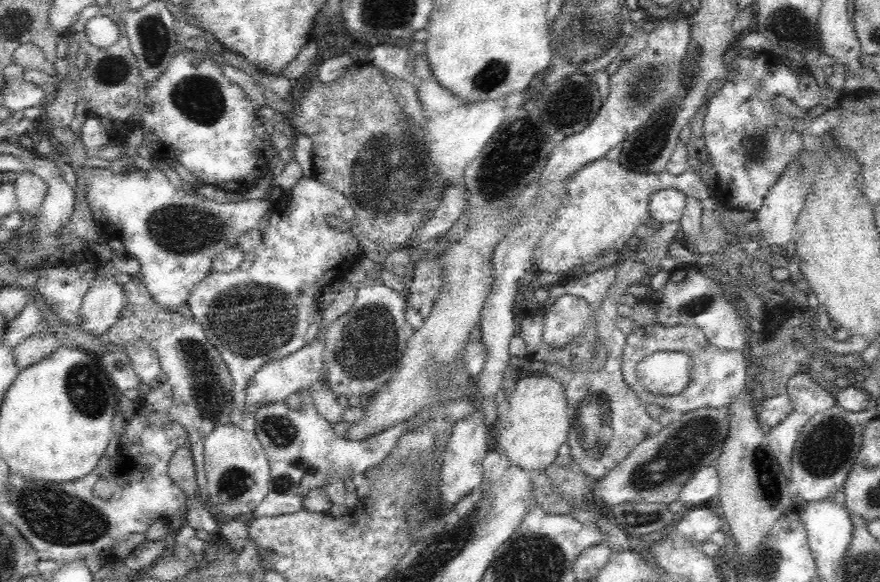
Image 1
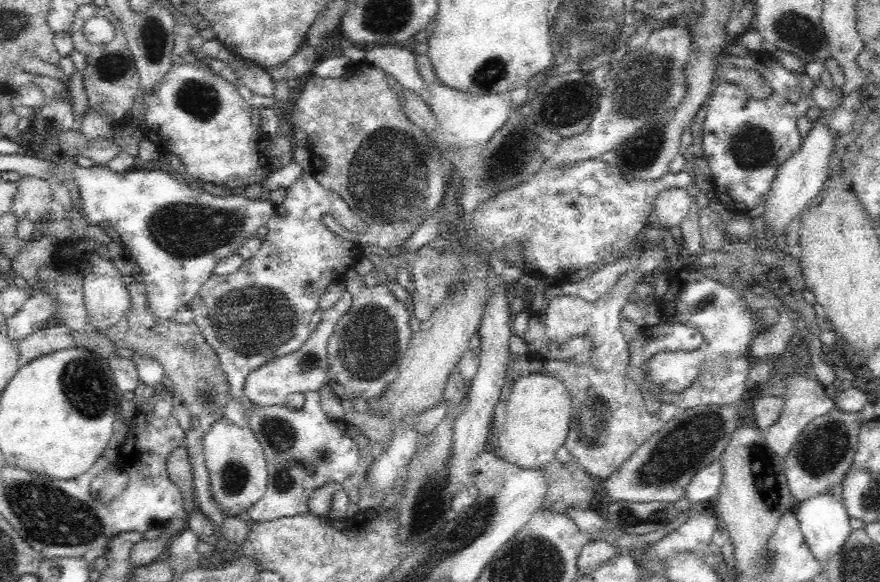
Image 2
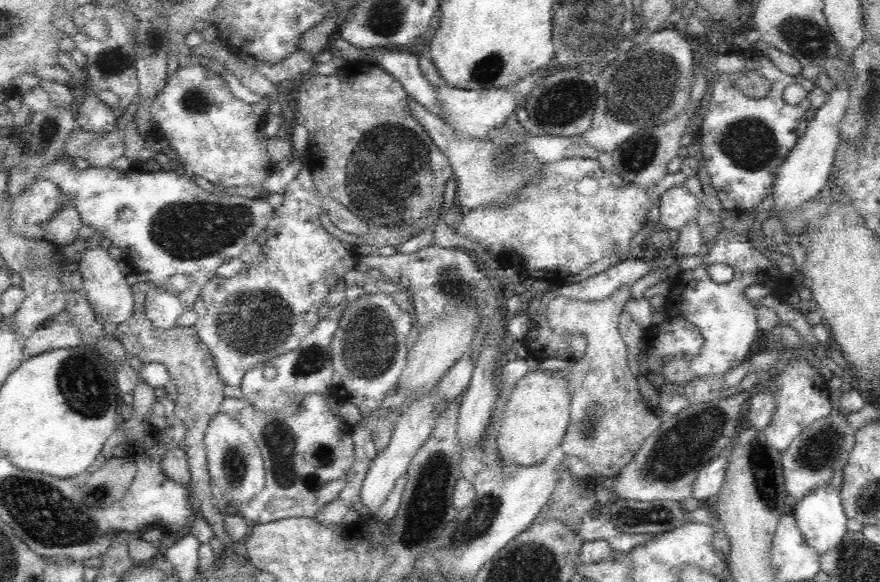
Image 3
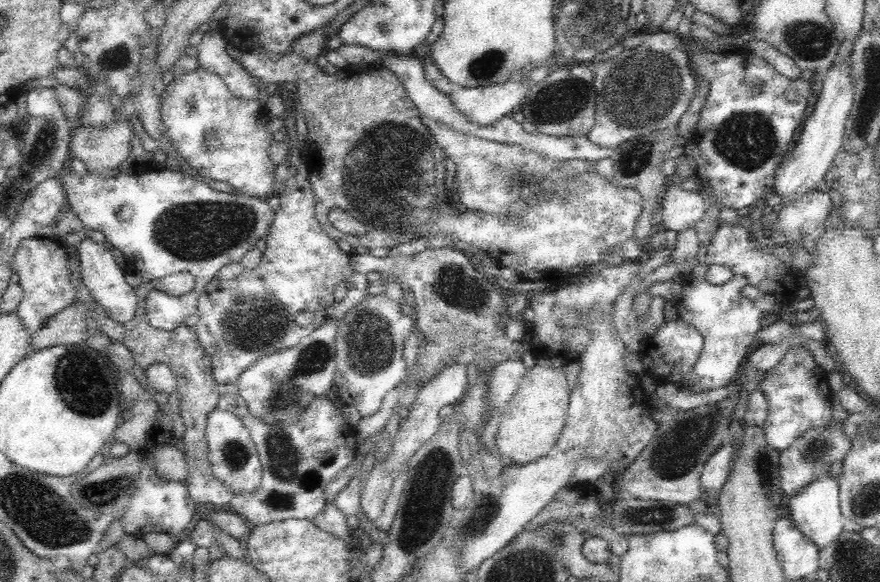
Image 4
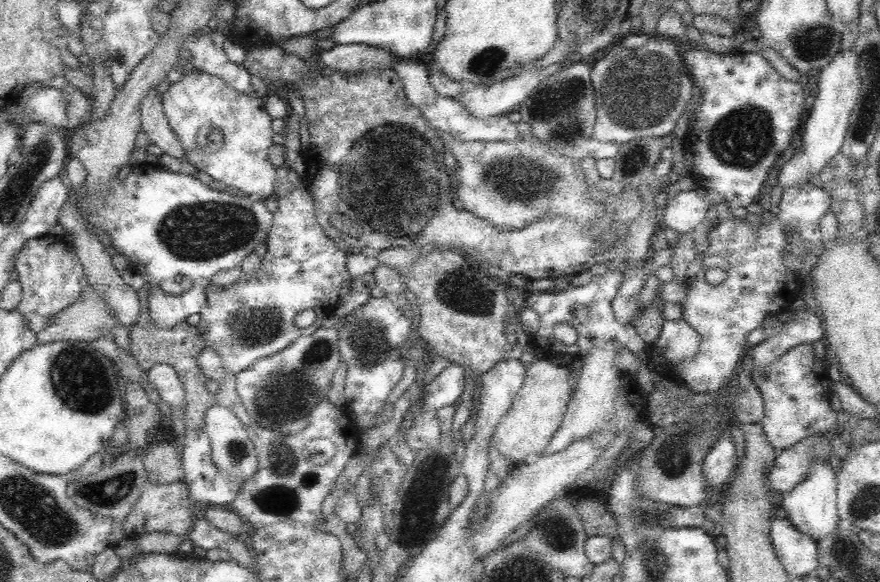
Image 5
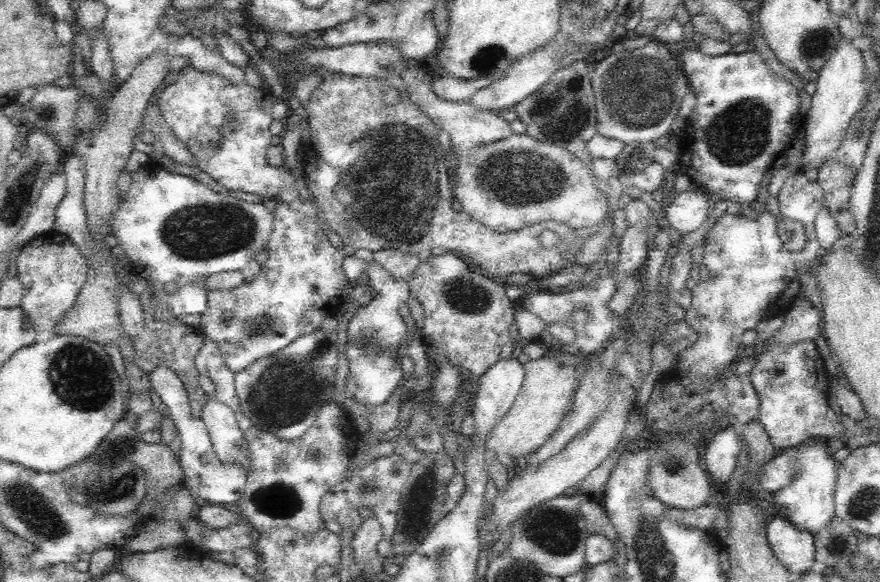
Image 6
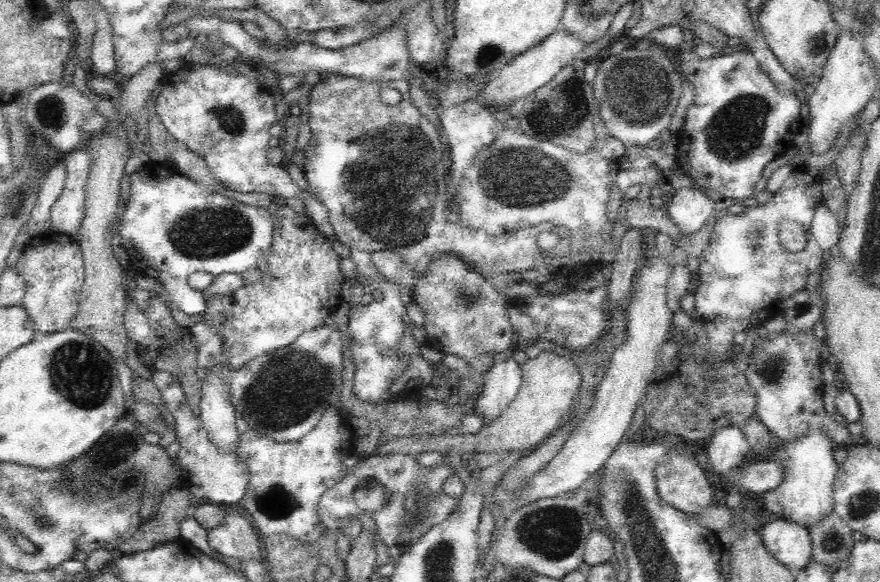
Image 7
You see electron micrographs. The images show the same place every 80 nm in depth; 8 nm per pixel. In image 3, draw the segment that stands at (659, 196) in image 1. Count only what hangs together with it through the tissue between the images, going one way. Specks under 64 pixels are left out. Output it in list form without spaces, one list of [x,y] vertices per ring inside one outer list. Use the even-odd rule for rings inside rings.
[[[686,185],[668,189],[659,198],[659,222],[667,229],[680,230],[701,211],[698,199],[699,195],[691,192]]]

